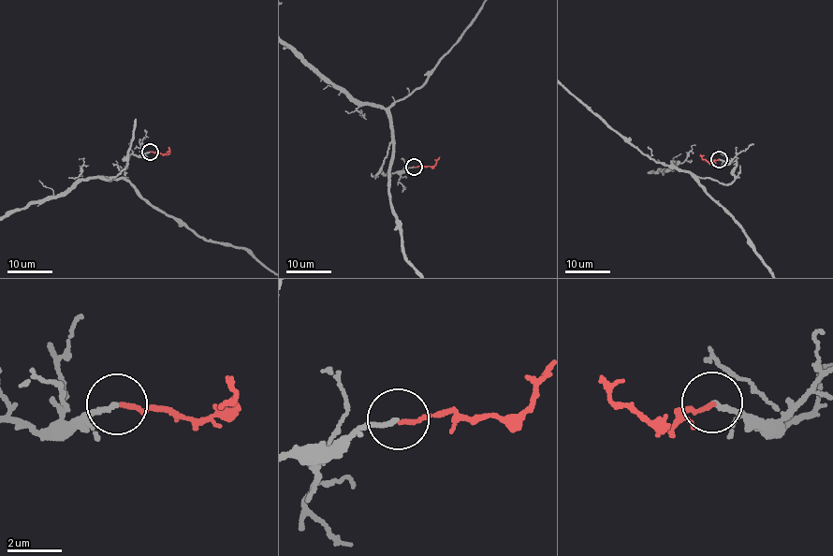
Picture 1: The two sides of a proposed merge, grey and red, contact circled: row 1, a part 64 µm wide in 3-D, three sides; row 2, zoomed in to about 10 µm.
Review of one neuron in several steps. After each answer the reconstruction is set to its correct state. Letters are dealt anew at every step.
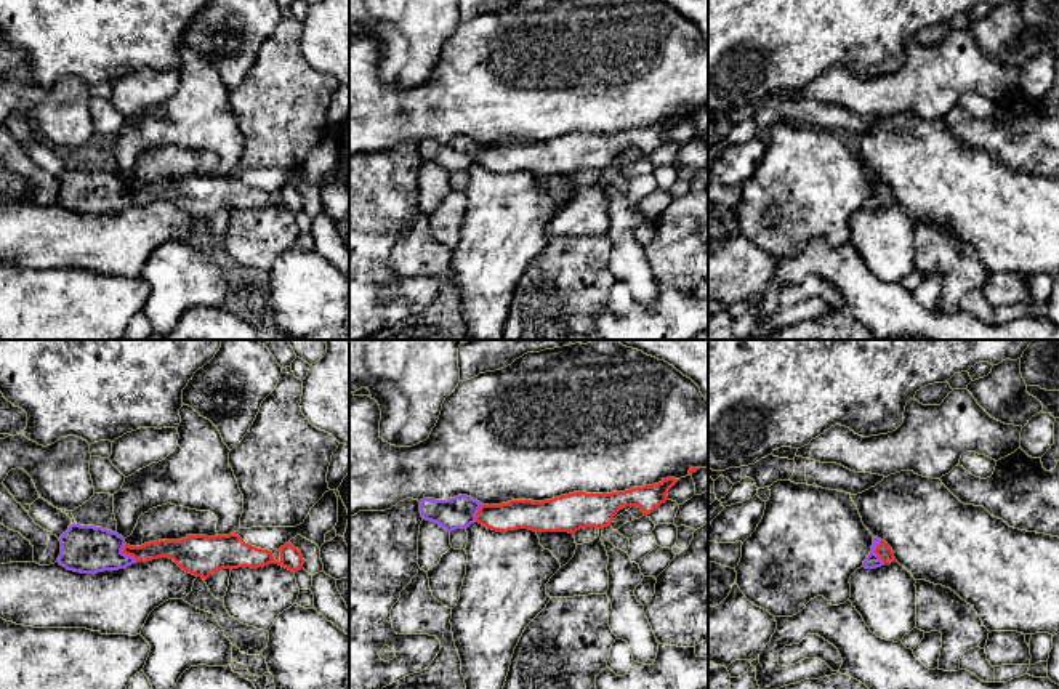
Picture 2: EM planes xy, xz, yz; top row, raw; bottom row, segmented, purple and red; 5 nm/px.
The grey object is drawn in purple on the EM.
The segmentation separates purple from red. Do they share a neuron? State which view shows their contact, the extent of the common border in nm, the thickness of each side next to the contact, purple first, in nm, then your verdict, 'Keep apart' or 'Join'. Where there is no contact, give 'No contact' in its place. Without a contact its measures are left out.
Touches purple in xy. Shared border 120 nm. Thickness 240 nm (purple) against 110 nm. Join

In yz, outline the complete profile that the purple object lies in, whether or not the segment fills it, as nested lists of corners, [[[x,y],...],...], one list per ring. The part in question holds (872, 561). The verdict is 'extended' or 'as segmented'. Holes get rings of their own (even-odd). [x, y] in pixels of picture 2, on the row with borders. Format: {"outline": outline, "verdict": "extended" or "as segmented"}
{"outline": [[[873,537],[872,551],[867,556],[867,559],[864,561],[864,567],[865,569],[876,569],[884,564],[891,564],[894,561],[896,561],[896,558],[894,558],[892,548],[881,538]]], "verdict": "extended"}

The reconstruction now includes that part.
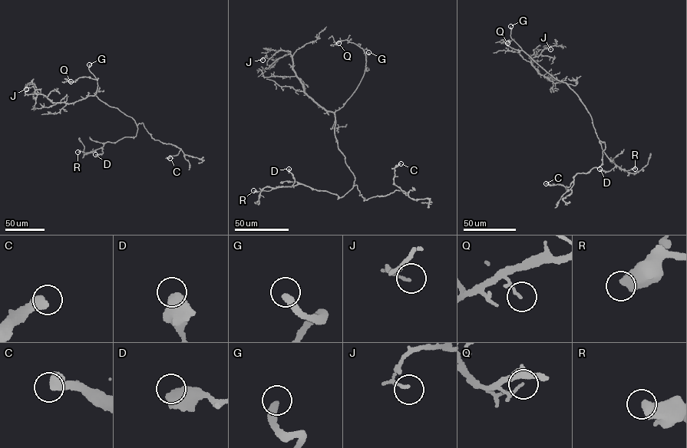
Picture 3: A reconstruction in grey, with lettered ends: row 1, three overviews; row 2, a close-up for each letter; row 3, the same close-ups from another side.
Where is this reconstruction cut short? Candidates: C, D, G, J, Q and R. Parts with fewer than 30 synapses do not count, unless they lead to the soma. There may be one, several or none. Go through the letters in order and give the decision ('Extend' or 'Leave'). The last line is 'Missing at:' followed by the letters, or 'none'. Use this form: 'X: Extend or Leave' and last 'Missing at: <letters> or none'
C: Leave
D: Leave
G: Extend
J: Leave
Q: Leave
R: Leave
Missing at: G

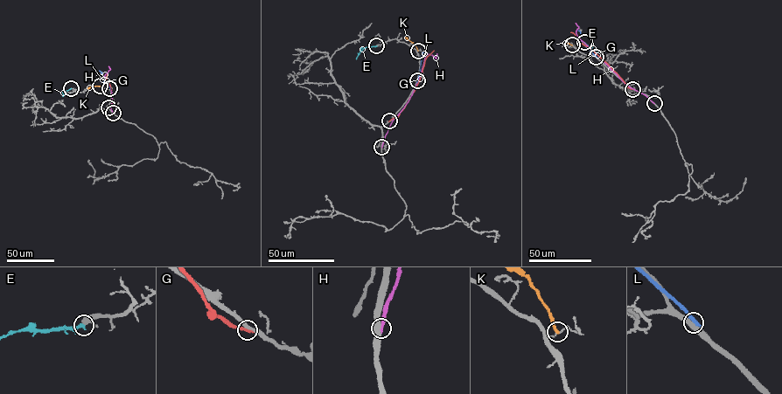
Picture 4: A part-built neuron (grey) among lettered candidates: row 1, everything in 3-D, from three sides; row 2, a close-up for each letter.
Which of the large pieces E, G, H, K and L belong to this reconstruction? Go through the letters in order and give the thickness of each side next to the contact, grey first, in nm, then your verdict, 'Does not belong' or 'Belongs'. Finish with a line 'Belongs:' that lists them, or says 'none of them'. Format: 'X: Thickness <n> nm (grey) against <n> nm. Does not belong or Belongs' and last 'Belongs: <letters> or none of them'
E: Thickness 320 nm (grey) against 180 nm. Belongs
G: Thickness 280 nm (grey) against 280 nm. Does not belong
H: Thickness 360 nm (grey) against 200 nm. Does not belong
K: Thickness 90 nm (grey) against 240 nm. Does not belong
L: Thickness 320 nm (grey) against 240 nm. Does not belong
Belongs: E

